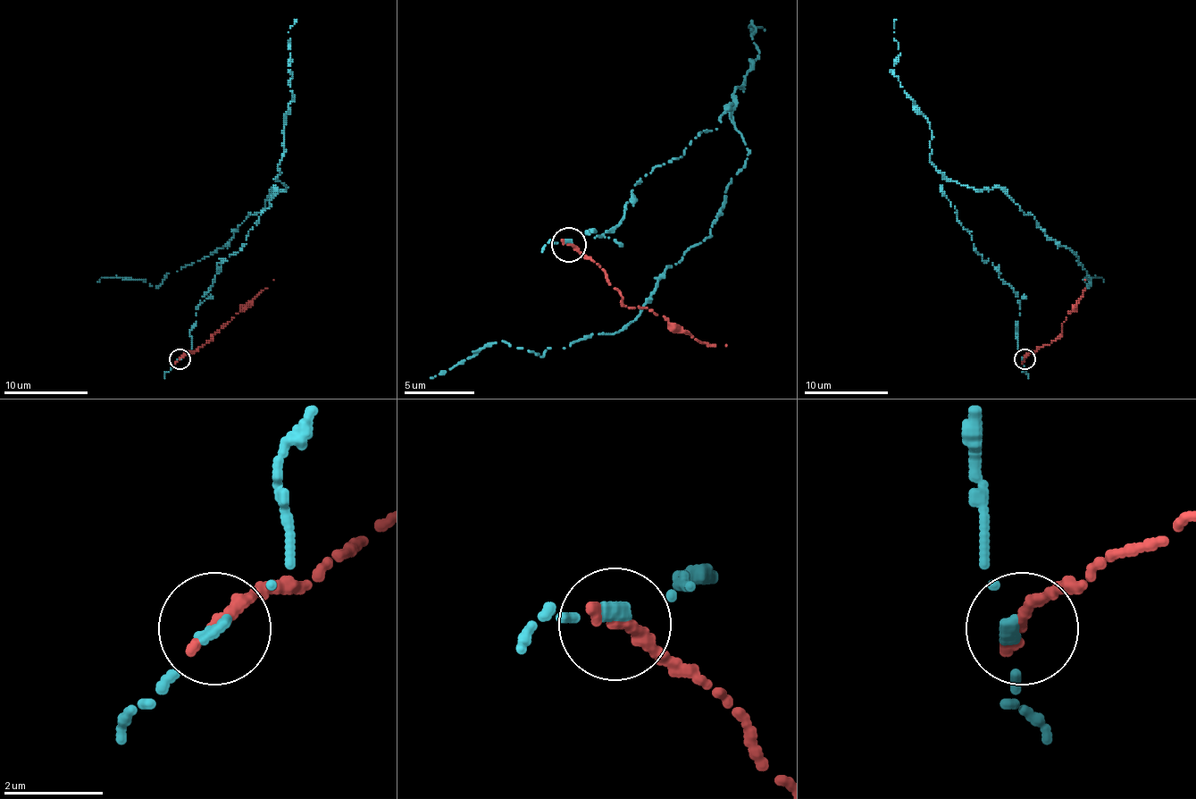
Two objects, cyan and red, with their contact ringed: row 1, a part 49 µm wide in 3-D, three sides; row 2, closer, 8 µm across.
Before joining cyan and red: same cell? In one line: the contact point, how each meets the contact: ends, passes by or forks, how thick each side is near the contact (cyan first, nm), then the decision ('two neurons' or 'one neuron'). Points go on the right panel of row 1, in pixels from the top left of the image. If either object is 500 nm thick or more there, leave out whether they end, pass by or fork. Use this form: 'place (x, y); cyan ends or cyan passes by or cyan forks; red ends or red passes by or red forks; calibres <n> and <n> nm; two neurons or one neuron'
place (1024, 358); cyan passes by; red ends; calibres 180 and 320 nm; two neurons

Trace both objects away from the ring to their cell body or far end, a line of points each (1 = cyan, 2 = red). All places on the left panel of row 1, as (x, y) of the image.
1: (179, 359), (217, 264), (246, 244), (275, 181), (288, 188), (273, 188), (230, 242), (158, 286), (97, 281)
2: (179, 359), (188, 353), (194, 353), (273, 280)

